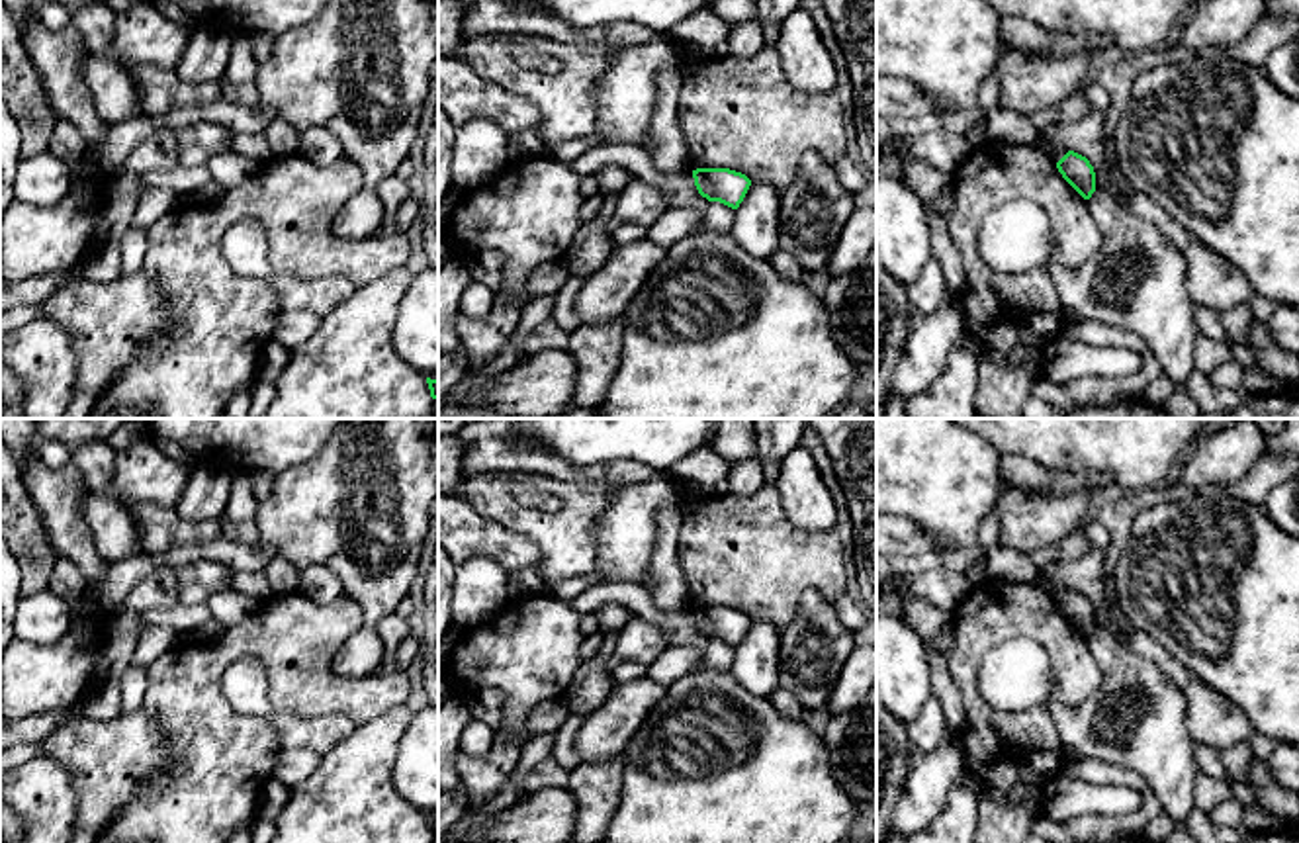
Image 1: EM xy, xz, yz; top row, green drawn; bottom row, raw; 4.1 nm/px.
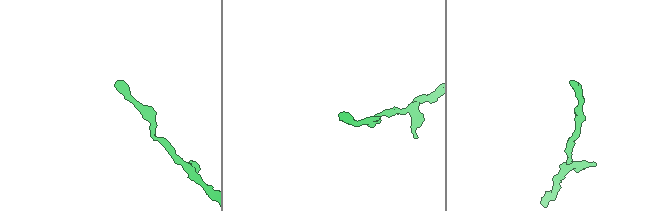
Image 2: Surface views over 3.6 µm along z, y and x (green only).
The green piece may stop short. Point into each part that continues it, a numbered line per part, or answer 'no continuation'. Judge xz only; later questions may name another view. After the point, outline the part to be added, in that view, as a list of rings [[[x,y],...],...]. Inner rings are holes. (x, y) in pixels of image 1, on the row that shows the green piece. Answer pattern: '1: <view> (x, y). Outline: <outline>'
no continuation

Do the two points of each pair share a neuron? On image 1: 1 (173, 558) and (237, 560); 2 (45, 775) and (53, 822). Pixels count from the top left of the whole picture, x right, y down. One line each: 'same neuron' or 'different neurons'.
1: same neuron
2: same neuron

